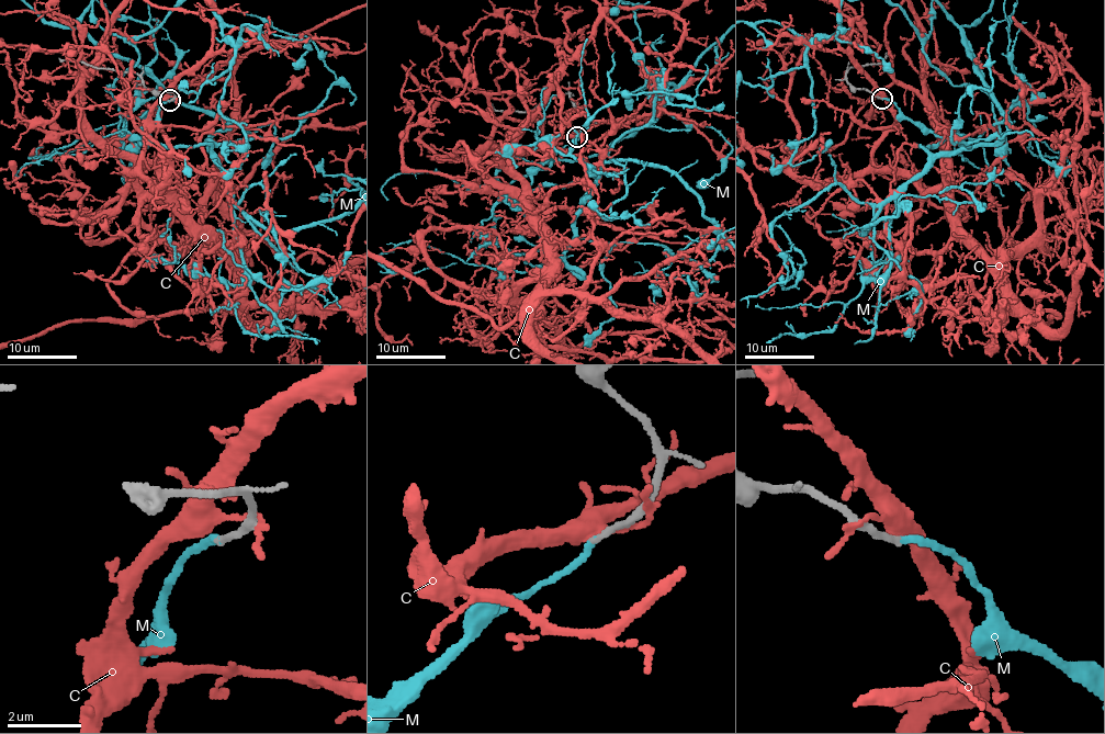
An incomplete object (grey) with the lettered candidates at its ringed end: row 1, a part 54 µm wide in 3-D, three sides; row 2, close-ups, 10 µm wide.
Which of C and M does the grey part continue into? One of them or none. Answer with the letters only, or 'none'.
M

